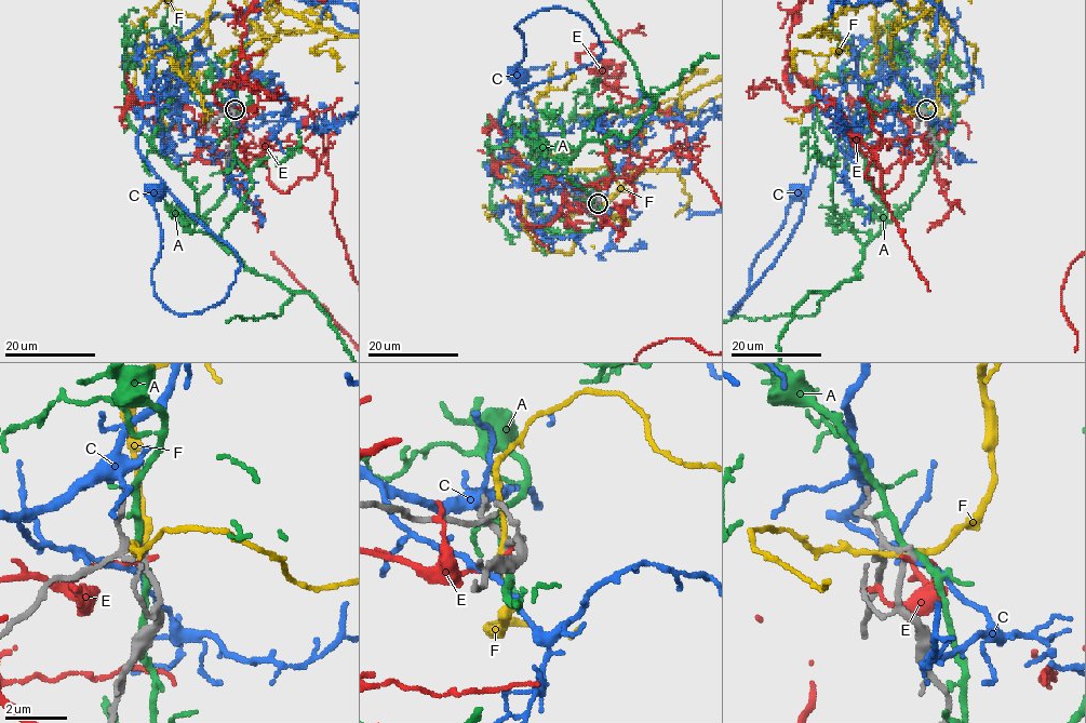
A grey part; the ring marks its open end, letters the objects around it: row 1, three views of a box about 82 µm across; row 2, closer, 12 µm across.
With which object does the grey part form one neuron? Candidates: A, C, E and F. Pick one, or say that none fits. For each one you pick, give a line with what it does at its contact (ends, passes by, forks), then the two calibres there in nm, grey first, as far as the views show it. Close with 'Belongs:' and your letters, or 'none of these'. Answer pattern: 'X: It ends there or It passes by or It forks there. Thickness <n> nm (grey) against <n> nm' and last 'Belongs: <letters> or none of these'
Belongs: none of these

